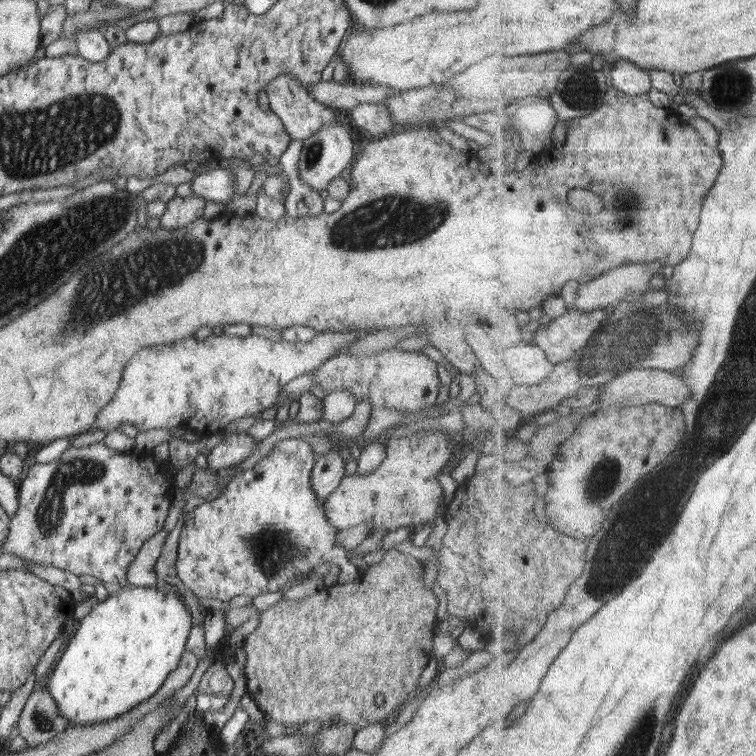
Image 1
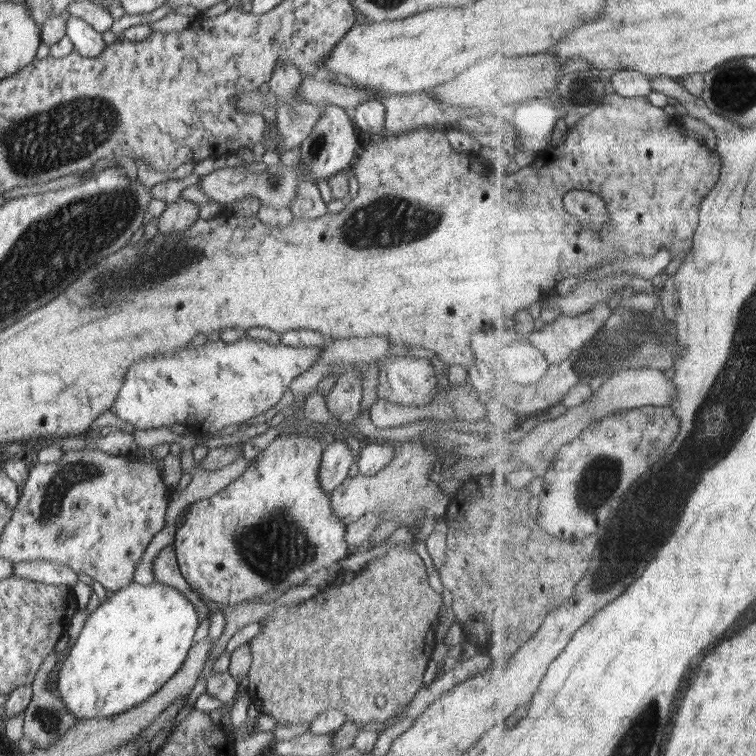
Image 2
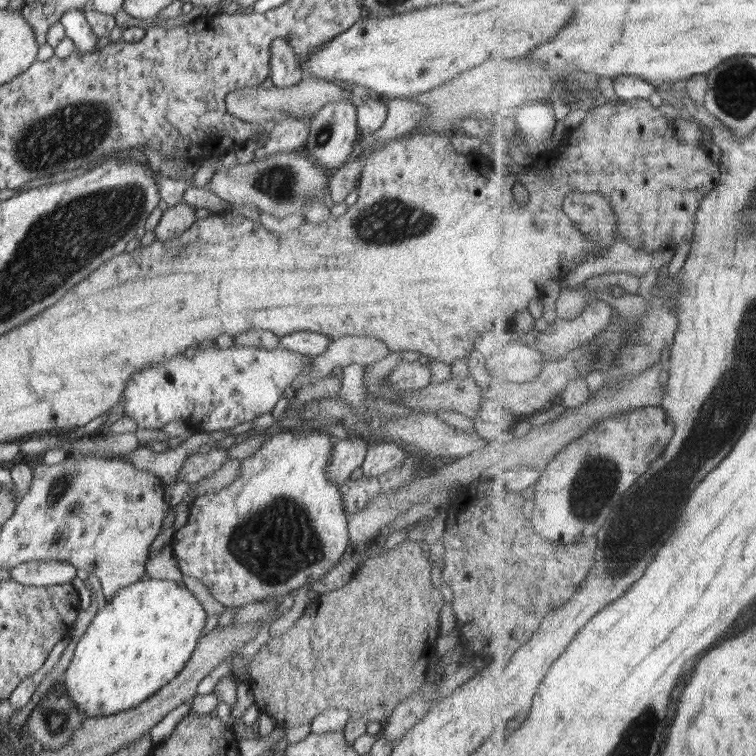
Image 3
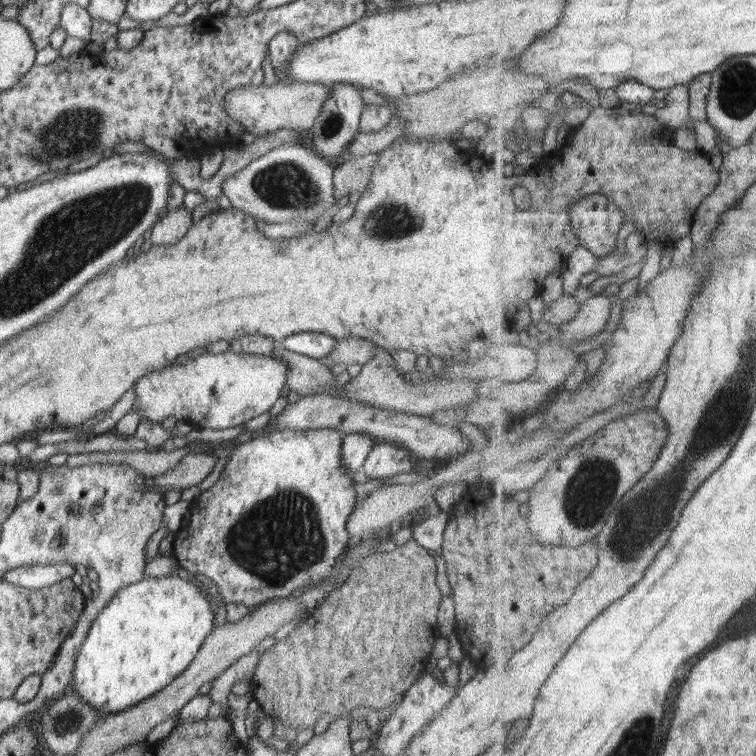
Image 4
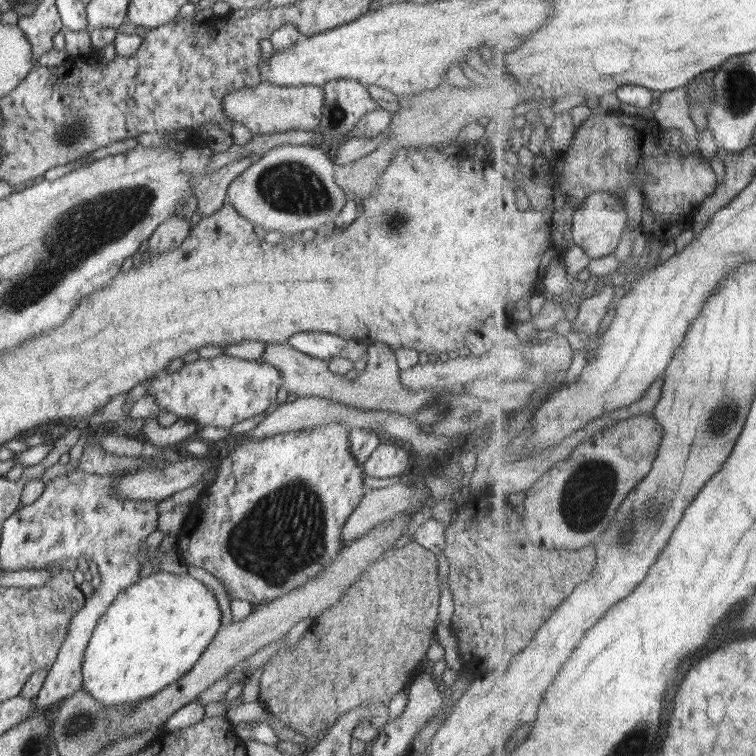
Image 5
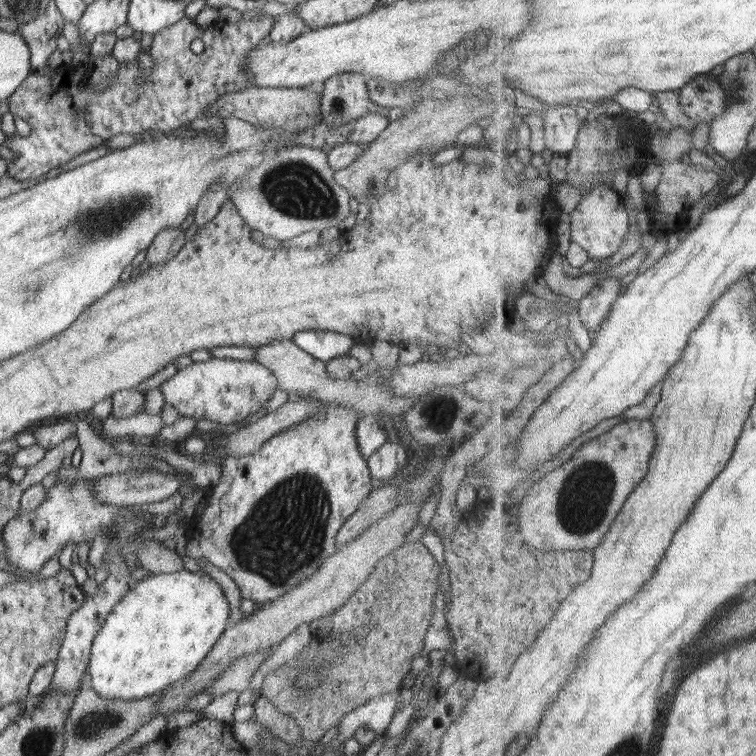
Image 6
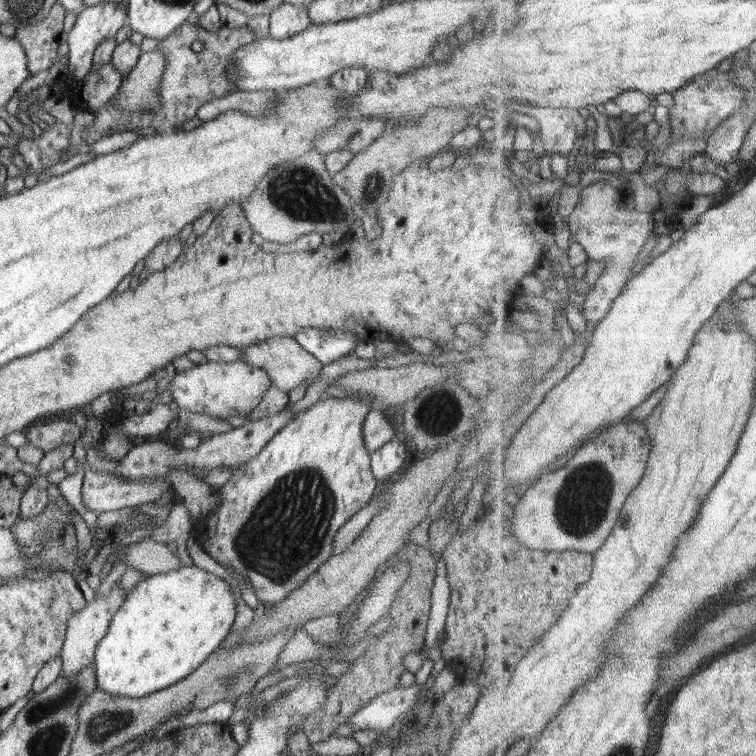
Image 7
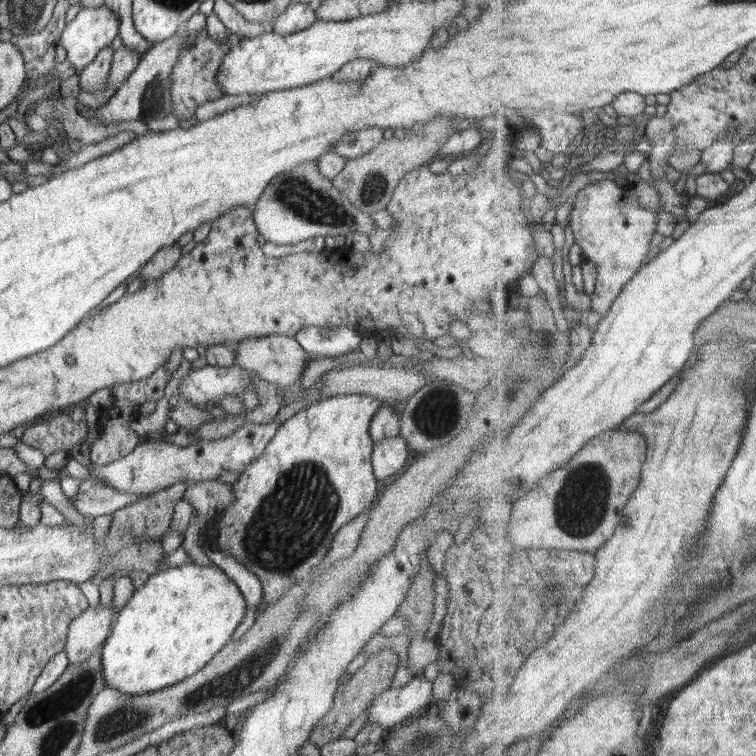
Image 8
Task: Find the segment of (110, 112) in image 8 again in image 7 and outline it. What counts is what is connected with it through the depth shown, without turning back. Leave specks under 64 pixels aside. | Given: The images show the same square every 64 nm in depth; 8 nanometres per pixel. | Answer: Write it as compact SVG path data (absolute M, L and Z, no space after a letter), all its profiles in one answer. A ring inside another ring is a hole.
M160 50L141 52L136 67L128 76L124 76L122 84L119 86L115 106L130 112L141 112L141 110L148 112L152 106L158 106L158 87L161 85L162 73L164 73L164 67L166 67L166 57Z

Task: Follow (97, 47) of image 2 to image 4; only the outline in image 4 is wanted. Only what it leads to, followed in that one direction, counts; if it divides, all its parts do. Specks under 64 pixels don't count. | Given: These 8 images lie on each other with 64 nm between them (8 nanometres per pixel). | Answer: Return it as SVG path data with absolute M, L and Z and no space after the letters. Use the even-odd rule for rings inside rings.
M66 4L59 11L60 27L66 30L67 36L78 38L85 42L85 52L94 50L91 36L91 17L86 9L78 4Z

